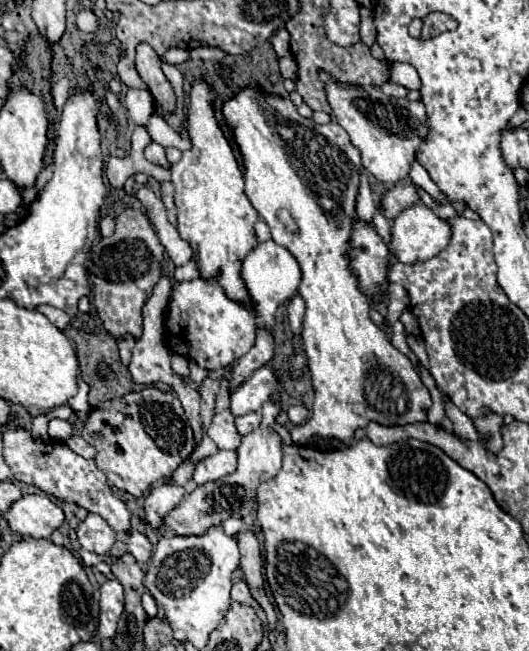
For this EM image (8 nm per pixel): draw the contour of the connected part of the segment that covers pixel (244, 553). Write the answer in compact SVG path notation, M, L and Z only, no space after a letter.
M245 531L245 533L237 533L237 543L239 543L239 551L241 551L241 571L245 573L245 581L249 585L249 591L251 591L253 599L263 607L267 621L269 621L269 629L275 629L277 615L275 615L275 609L267 601L267 595L263 591L265 579L263 579L259 541L251 531Z

